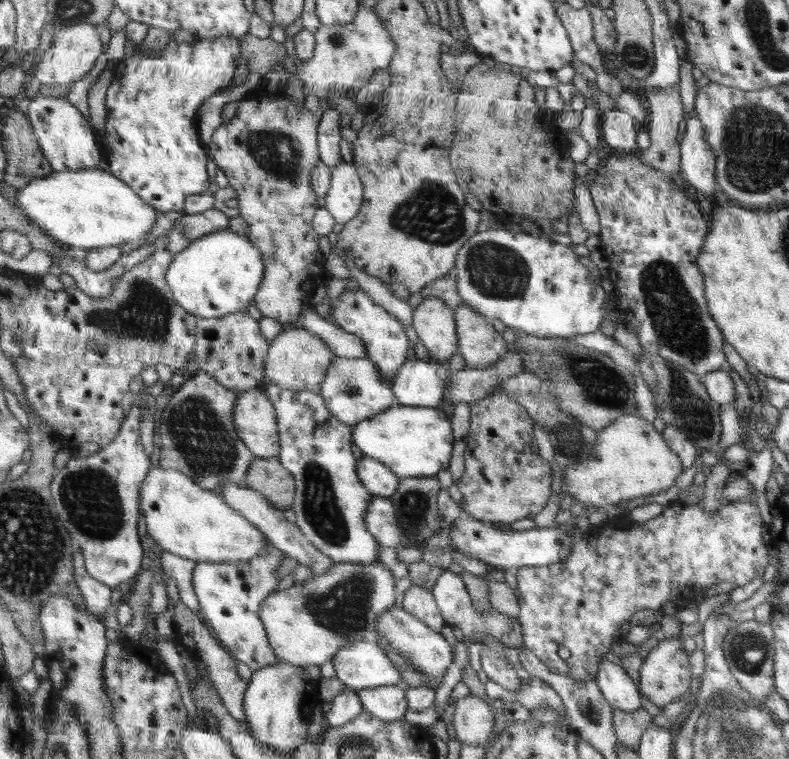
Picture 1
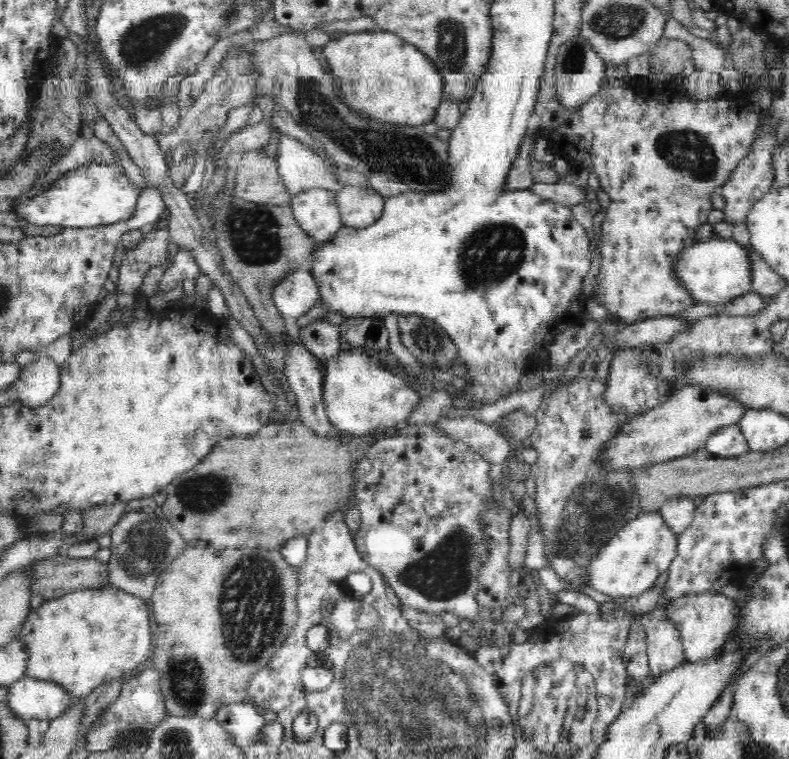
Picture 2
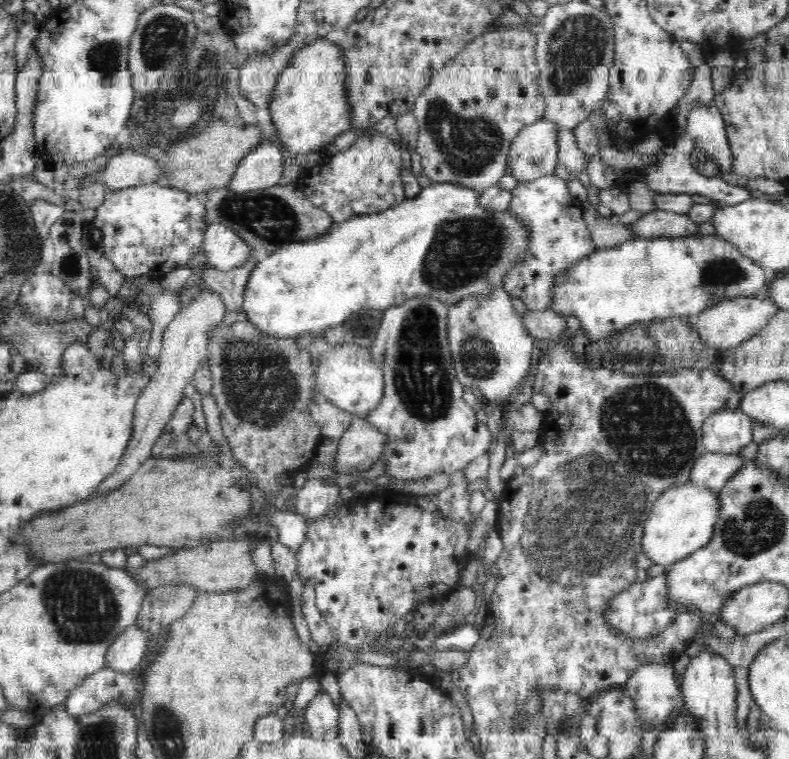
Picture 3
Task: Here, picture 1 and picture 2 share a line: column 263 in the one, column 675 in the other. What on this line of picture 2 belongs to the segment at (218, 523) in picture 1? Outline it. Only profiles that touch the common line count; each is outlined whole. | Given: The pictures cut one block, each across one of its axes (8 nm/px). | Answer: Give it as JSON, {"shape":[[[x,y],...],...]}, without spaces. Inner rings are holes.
{"shape":[[[643,513],[631,520],[614,538],[602,546],[591,561],[586,585],[608,596],[626,598],[653,588],[658,576],[669,570],[677,554],[678,533],[666,524],[660,513]]]}

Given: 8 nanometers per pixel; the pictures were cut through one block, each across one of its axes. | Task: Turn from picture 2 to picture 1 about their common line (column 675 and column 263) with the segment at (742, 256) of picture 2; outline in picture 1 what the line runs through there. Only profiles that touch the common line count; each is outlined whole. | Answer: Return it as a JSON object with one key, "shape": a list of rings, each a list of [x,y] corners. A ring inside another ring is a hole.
{"shape":[[[228,229],[193,242],[175,257],[167,279],[179,303],[188,312],[205,319],[222,318],[236,310],[246,310],[262,286],[264,274],[266,264],[263,254],[246,236],[239,236]]]}

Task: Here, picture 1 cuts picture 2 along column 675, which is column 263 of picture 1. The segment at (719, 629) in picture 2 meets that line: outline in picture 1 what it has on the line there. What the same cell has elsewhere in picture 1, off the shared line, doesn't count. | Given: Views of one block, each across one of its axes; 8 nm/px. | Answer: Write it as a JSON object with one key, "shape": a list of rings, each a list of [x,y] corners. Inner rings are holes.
{"shape":[[[381,562],[364,565],[355,563],[336,563],[325,574],[312,576],[307,582],[294,584],[288,589],[271,595],[262,606],[262,621],[266,626],[268,640],[275,649],[275,655],[283,662],[298,667],[320,666],[335,658],[343,648],[352,646],[364,638],[374,639],[375,624],[384,611],[398,605],[396,596],[396,577],[391,570],[384,569]]]}

